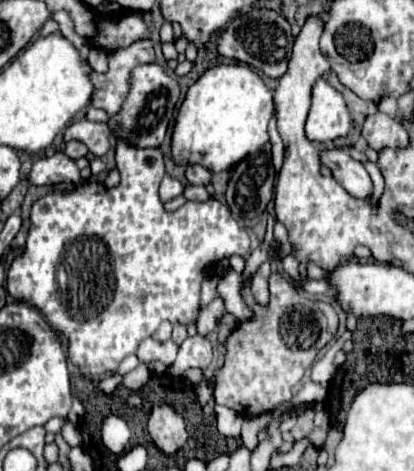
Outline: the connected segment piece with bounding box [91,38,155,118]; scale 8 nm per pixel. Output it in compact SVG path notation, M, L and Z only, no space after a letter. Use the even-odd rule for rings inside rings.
M151 38L135 40L127 48L107 50L109 70L107 74L93 74L97 92L93 96L93 106L103 108L111 118L119 114L123 100L131 88L131 70L139 64L155 62L155 48Z

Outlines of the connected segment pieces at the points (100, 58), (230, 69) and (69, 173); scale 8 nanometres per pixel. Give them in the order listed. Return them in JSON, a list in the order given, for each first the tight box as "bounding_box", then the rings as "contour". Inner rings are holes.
[{"bounding_box":[87,48,107,72],"contour":[[[91,48],[87,58],[89,58],[95,72],[105,72],[107,70],[107,58],[105,58],[105,52],[101,48]]]},{"bounding_box":[173,64,275,172],"contour":[[[219,64],[201,74],[201,78],[187,90],[185,102],[179,108],[179,116],[173,130],[173,160],[177,164],[201,164],[211,172],[223,172],[235,166],[239,160],[259,150],[269,142],[267,124],[275,114],[273,90],[265,86],[263,78],[243,64]]]},{"bounding_box":[29,152,79,186],"contour":[[[55,152],[53,156],[45,156],[33,162],[31,174],[29,174],[29,182],[43,186],[43,184],[59,184],[59,182],[79,182],[79,168],[75,166],[75,162],[63,154],[63,152]]]}]

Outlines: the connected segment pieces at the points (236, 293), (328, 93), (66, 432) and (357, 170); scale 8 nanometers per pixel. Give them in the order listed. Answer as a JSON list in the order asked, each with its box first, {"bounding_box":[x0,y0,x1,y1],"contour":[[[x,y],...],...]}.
[{"bounding_box":[217,266,253,321],"contour":[[[229,266],[223,274],[223,278],[217,284],[217,298],[223,300],[225,310],[231,312],[239,321],[249,320],[253,317],[253,311],[242,300],[240,295],[240,275]]]},{"bounding_box":[305,80,353,142],"contour":[[[317,80],[313,86],[313,104],[305,124],[307,138],[313,142],[331,142],[347,136],[351,128],[353,120],[347,112],[345,96],[327,80]]]},{"bounding_box":[63,422,81,446],"contour":[[[67,422],[67,424],[63,426],[63,438],[65,438],[65,442],[67,442],[69,446],[79,446],[79,444],[81,444],[81,432],[79,432],[77,426],[71,424],[71,422]]]},{"bounding_box":[319,148,373,198],"contour":[[[323,148],[319,160],[333,172],[333,178],[355,198],[367,198],[373,192],[373,182],[361,162],[353,160],[345,150]]]}]

